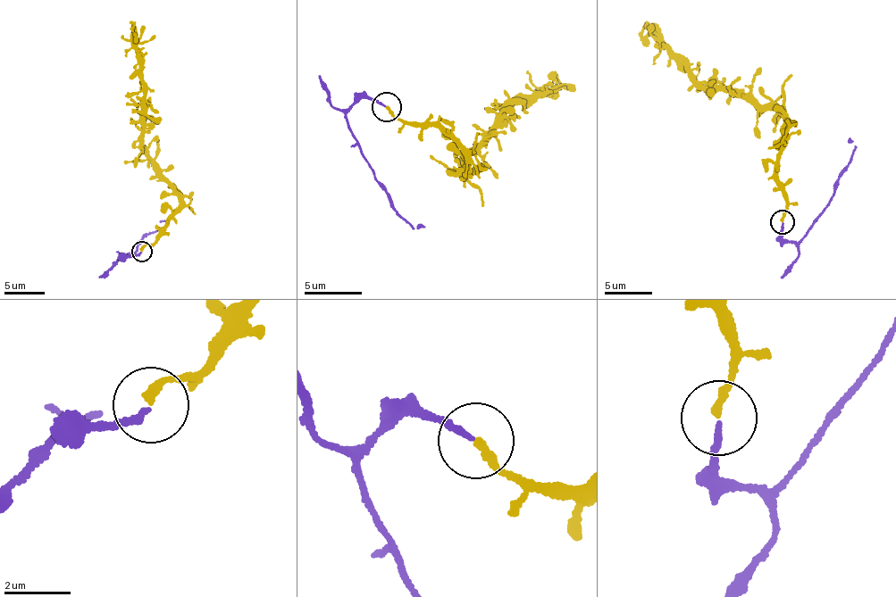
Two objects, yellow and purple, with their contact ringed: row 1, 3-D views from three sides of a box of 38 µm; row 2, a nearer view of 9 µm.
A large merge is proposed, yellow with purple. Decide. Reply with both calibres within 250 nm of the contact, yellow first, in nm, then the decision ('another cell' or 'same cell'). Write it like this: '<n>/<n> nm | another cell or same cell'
240/200 nm | another cell

